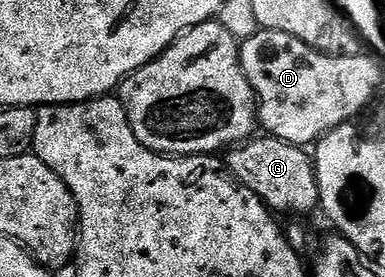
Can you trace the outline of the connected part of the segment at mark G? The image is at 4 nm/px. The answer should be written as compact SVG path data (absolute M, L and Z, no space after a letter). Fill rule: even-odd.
M256 135L227 150L226 169L237 181L250 187L250 191L254 191L273 214L312 213L320 209L316 162L307 148L291 145L271 135Z

